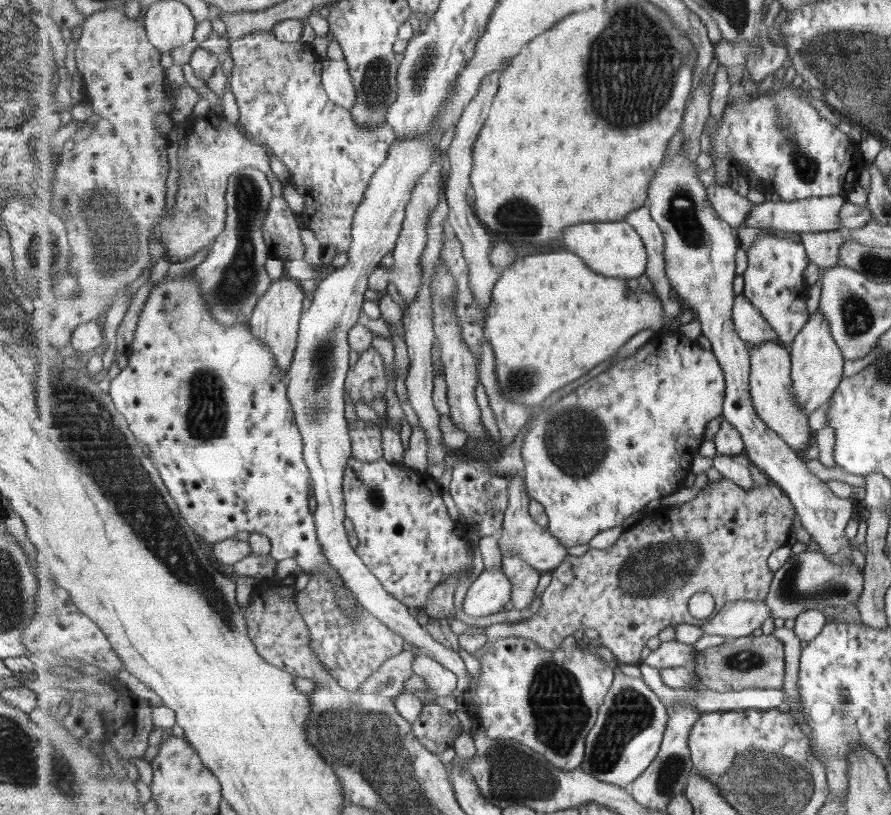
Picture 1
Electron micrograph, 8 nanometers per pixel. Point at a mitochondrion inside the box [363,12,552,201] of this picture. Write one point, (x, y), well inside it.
(427, 57)

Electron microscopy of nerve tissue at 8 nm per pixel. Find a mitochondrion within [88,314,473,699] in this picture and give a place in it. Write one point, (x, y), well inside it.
(207, 415)

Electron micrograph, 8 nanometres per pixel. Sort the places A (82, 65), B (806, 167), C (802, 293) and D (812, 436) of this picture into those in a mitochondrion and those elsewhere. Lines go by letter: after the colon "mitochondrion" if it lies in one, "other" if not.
A: other
B: mitochondrion
C: other
D: other

